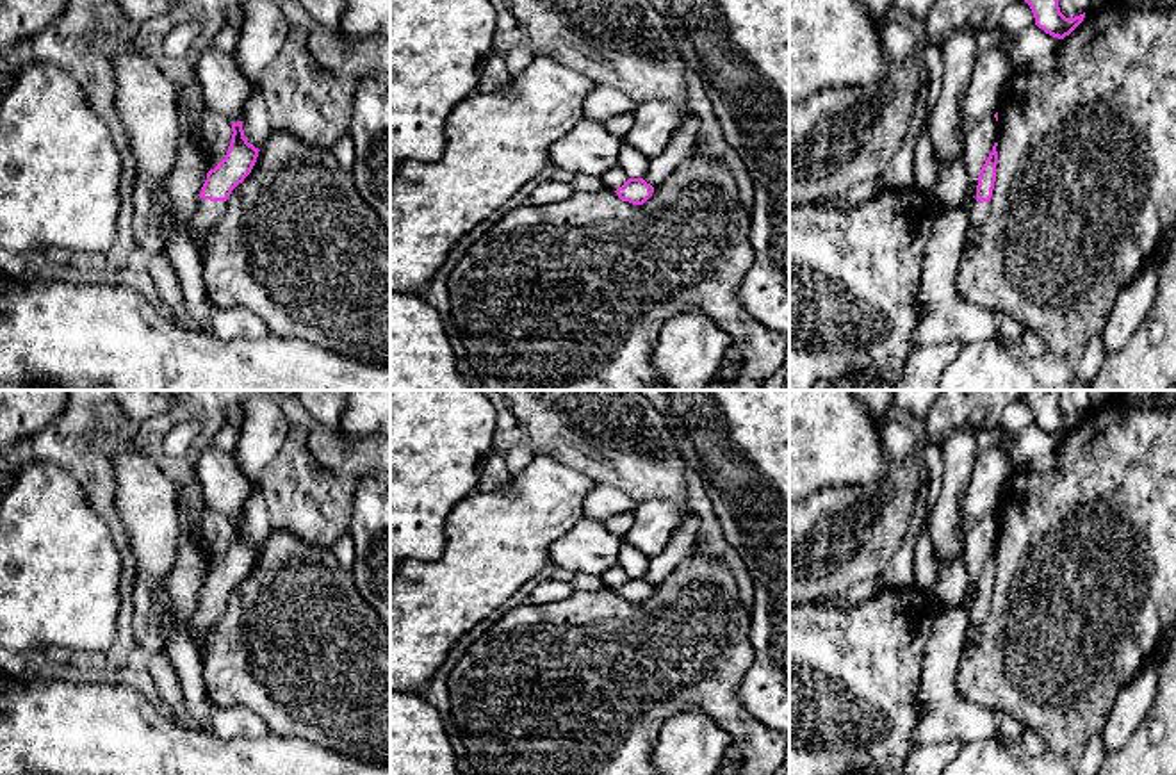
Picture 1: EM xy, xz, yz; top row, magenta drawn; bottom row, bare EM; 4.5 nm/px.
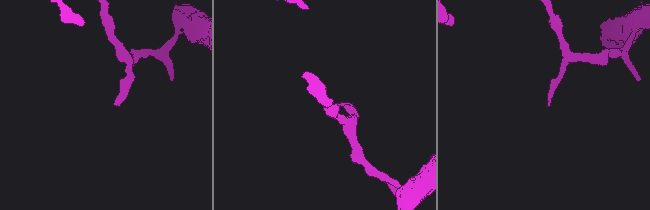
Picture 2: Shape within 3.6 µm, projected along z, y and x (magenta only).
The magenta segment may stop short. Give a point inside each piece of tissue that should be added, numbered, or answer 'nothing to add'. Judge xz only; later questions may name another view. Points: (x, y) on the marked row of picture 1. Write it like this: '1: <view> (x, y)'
nothing to add

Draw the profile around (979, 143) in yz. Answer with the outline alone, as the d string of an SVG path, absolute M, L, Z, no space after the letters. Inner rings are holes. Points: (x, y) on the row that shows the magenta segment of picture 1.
M994 116L982 118L966 135L962 157L968 169L968 187L960 203L966 210L971 210L975 203L980 169L992 151L996 137L998 121Z

